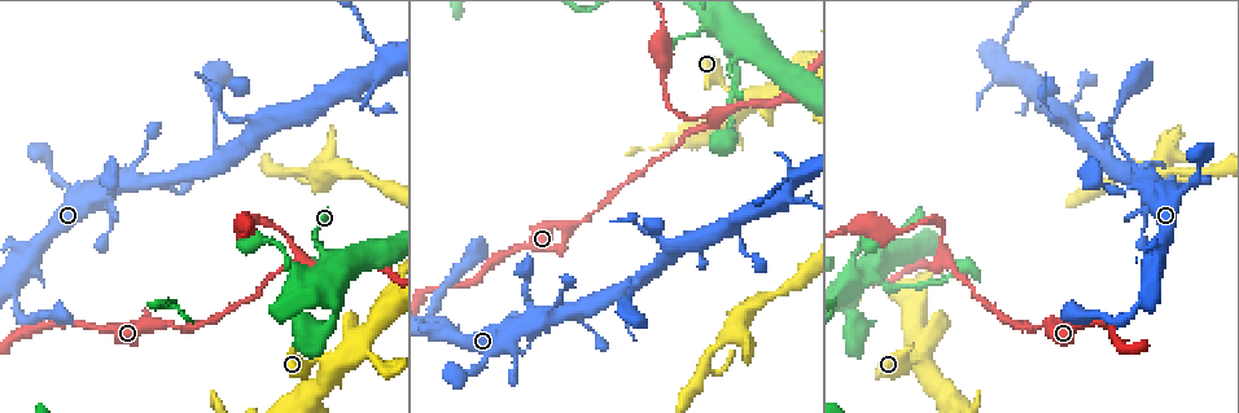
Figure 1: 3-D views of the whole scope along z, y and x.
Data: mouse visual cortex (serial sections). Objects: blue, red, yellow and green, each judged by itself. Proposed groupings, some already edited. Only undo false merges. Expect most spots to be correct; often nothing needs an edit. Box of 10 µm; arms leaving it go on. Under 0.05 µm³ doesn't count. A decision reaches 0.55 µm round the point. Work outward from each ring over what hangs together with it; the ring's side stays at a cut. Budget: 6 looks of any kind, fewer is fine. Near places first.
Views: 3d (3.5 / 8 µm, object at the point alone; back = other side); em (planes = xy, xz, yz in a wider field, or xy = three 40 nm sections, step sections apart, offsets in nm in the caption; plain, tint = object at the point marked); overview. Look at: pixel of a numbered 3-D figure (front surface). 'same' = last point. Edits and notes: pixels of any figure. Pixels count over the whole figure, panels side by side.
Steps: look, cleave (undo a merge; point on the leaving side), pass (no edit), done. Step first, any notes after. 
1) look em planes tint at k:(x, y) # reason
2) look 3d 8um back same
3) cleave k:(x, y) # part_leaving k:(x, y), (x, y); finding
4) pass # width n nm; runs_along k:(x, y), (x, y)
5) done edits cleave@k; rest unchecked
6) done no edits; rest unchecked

look 3d 8um at 1:(229, 83) # abrupt turn

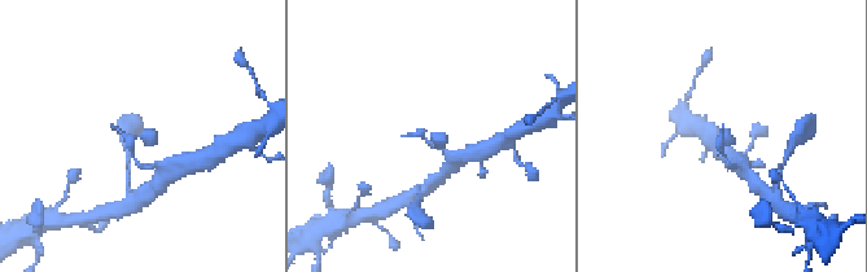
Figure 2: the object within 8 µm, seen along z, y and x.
look em xy step 3 tint same # shape alone is not enough

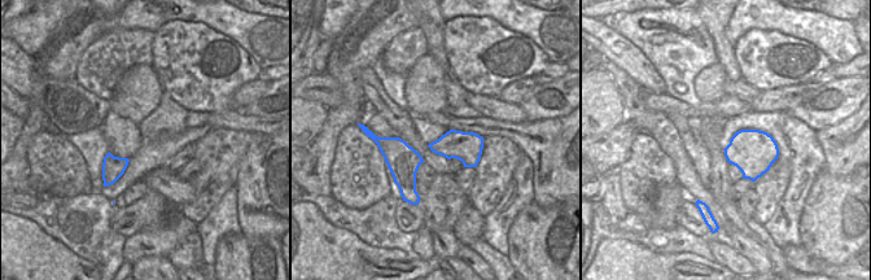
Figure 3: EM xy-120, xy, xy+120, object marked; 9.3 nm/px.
pass # continuous, no second cell

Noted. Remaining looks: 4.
look 3d 8um at 1:(741, 47) # abrupt turn

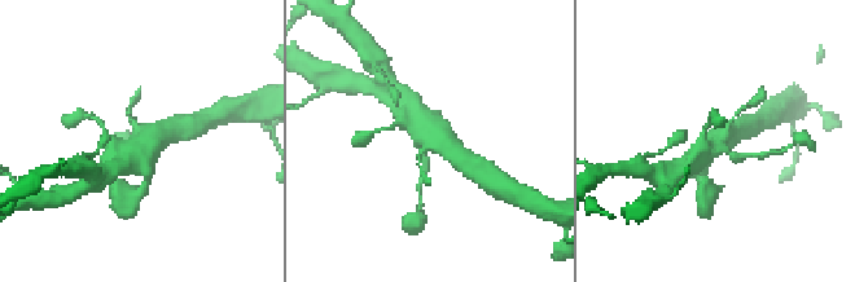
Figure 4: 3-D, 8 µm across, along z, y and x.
look 3d 3.5um same # zoom in

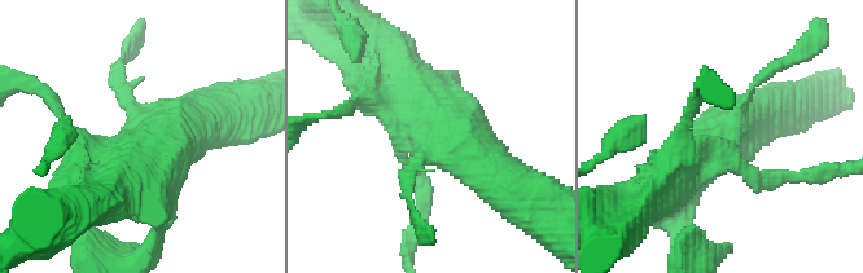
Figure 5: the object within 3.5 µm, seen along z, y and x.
look em xy step 3 tint at 5:(145, 131)

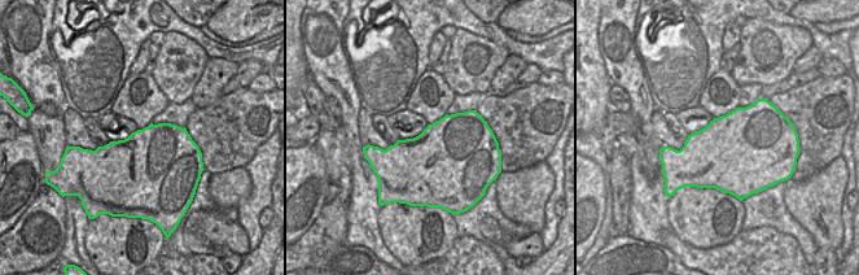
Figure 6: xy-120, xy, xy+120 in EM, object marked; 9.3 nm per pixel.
pass # runs_along 5:(771, 66), (728, 130), (682, 166); all the same cell

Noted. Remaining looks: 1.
done no edits; rest unchecked

